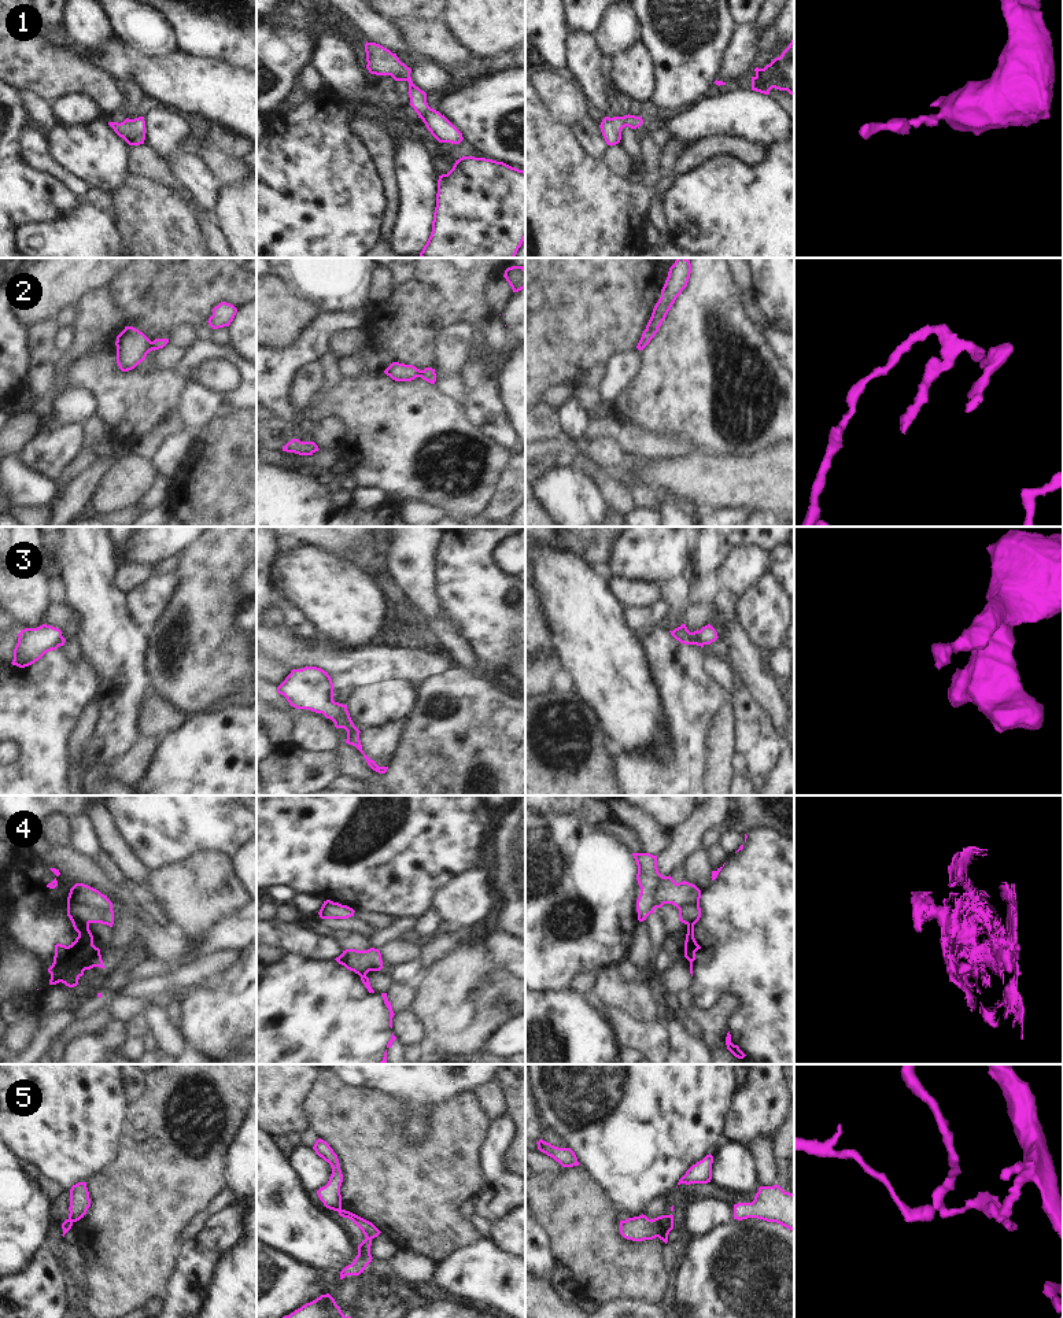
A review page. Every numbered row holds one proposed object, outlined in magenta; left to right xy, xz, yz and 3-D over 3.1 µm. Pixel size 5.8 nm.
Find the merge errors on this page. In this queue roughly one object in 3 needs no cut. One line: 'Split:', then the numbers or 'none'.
Split: 2, 4, 5

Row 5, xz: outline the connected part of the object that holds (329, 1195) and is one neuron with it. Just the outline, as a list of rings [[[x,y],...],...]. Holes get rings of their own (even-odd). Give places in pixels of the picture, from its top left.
[[[321,1138],[315,1141],[313,1149],[332,1167],[332,1174],[329,1177],[328,1184],[320,1188],[317,1190],[317,1195],[326,1208],[339,1211],[342,1210],[340,1186],[343,1182],[343,1174],[339,1166],[337,1155],[333,1152],[329,1144]]]

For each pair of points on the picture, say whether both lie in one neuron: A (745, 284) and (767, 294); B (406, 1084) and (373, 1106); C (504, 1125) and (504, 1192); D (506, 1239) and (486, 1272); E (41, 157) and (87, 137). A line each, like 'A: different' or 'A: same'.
A: different
B: different
C: same
D: different
E: different

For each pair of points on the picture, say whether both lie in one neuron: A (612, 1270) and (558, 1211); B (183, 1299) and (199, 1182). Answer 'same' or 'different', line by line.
A: same
B: different

